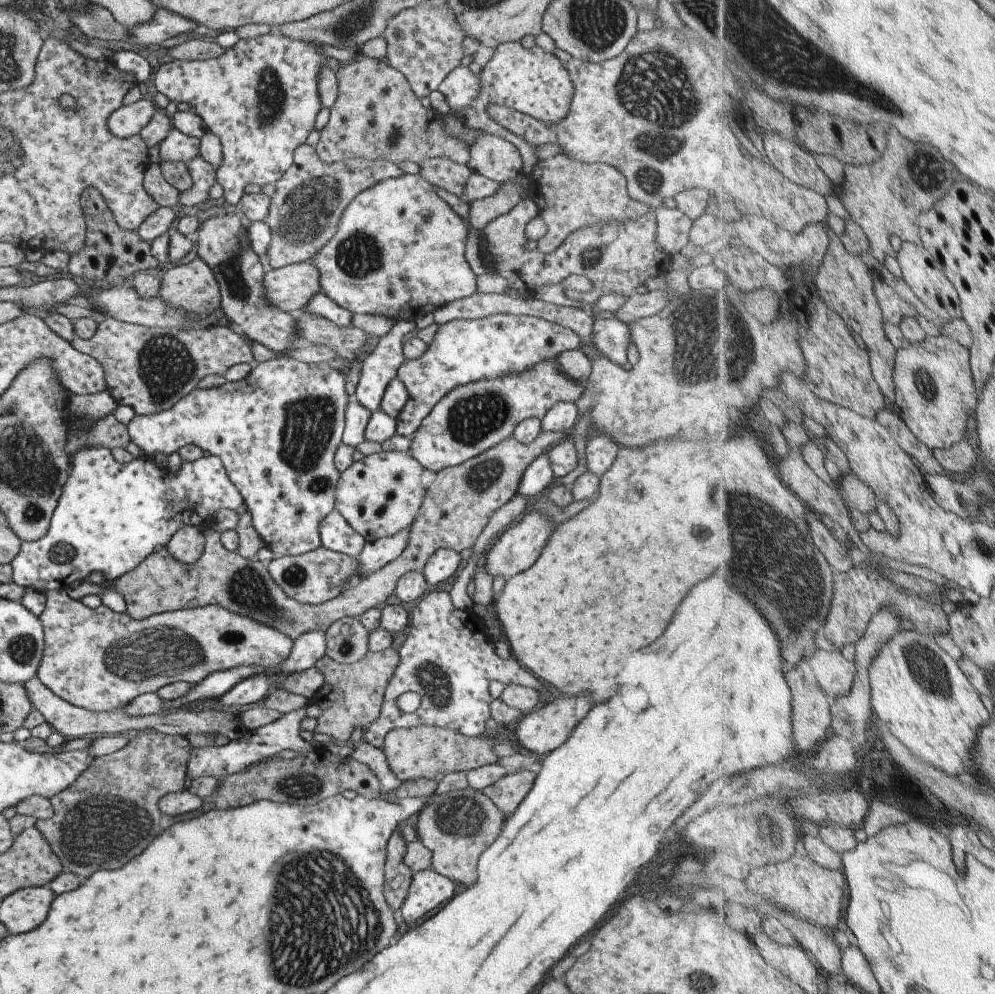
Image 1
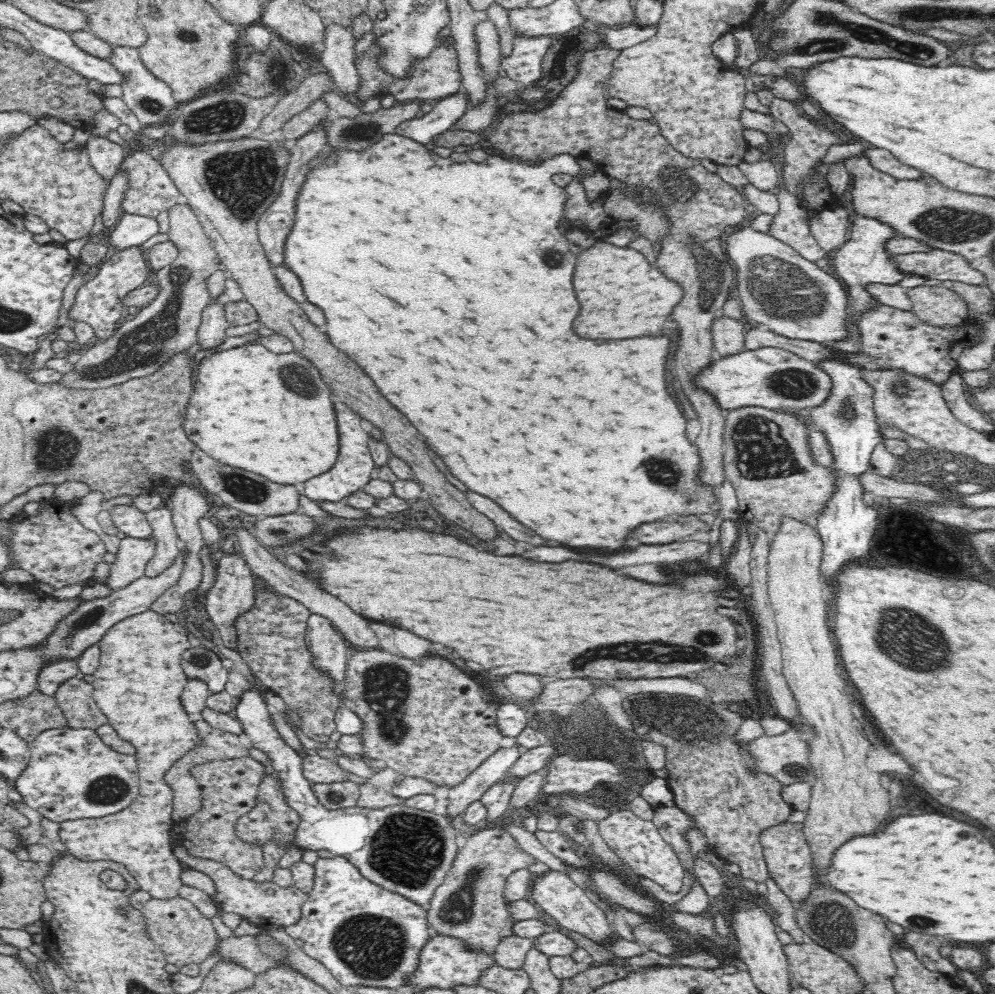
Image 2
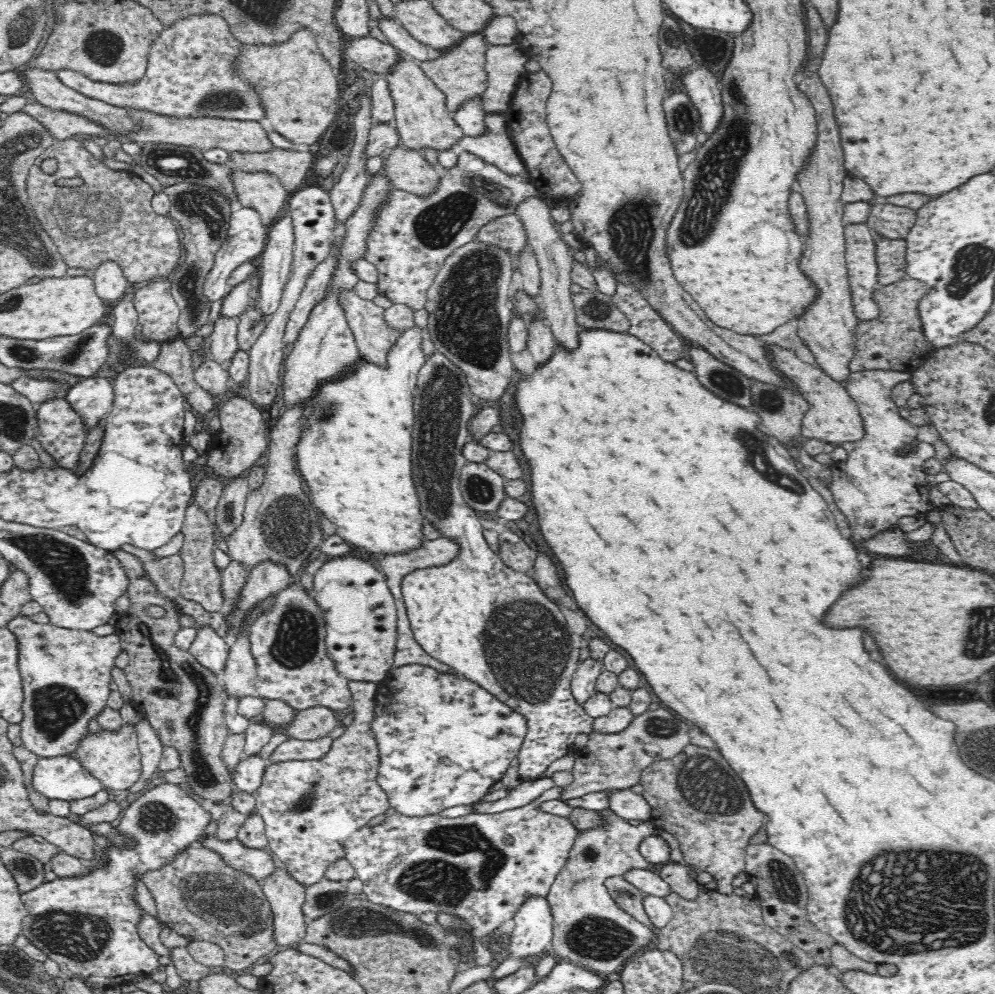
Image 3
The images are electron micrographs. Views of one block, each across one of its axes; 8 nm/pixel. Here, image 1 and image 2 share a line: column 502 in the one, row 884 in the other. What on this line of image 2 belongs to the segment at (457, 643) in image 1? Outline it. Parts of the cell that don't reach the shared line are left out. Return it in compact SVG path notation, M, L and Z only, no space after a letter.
M630 809L610 813L604 819L598 822L599 833L624 865L634 873L654 880L666 892L676 894L682 890L685 870L680 865L675 850L660 836L657 827L651 821L642 820Z

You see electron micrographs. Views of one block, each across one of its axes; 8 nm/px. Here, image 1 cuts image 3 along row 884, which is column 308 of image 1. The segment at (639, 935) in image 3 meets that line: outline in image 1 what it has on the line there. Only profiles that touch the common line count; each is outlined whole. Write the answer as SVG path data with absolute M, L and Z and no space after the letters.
M321 546L297 556L273 558L265 565L269 576L283 594L303 606L318 605L335 598L345 582L358 572L360 566L356 557L336 553Z

